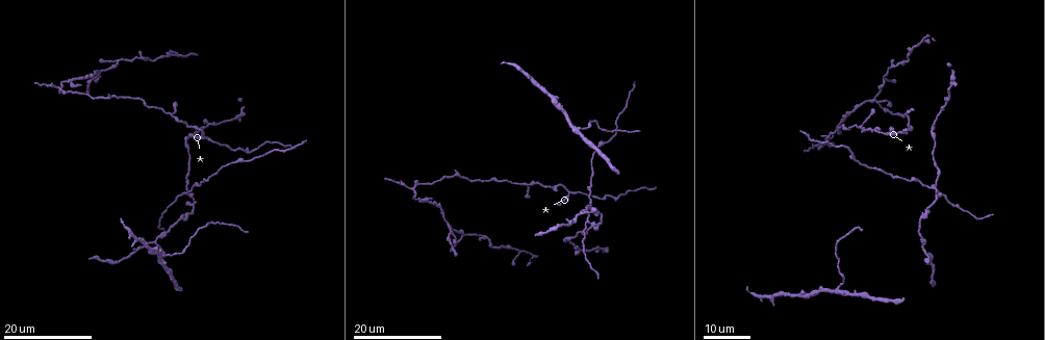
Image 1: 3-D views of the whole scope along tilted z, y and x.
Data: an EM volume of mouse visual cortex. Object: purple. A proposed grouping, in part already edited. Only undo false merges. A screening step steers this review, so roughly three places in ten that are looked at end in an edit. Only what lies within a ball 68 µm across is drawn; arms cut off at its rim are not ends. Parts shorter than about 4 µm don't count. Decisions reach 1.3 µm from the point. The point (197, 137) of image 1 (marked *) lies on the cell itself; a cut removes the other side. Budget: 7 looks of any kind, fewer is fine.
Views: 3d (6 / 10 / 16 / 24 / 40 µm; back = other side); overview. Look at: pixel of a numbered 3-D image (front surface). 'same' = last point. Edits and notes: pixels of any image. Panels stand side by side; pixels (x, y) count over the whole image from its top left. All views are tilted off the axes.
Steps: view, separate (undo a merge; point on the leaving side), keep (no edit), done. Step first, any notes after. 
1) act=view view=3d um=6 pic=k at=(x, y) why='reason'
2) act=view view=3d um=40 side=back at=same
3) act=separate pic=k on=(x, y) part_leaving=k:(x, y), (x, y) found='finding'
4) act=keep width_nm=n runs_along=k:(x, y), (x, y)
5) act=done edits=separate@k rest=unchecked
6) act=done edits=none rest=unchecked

act=view view=3d um=16 pic=1 at=(204, 139)

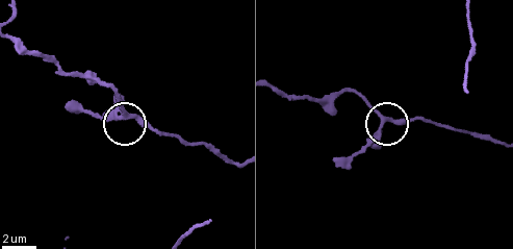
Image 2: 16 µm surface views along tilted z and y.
act=view view=3d um=6 pic=2 at=(127, 118) why='zoom in'

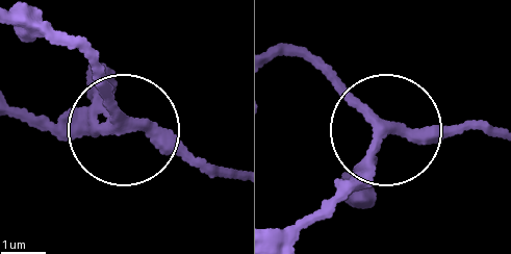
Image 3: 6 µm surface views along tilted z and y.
act=keep side_arm_um=26 runs_along=3:(327, 205), (385, 138), (500, 127) found='continuous, no second cell'

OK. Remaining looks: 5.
act=view view=3d um=16 pic=1 at=(60, 88) why='looks like a crossing'

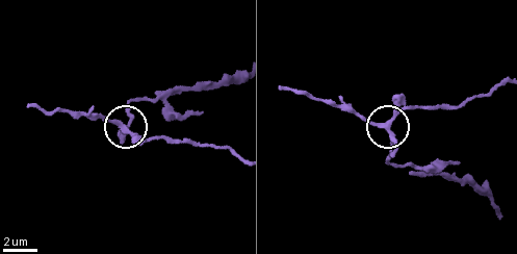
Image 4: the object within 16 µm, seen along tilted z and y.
act=view view=3d um=6 pic=4 at=(121, 129)

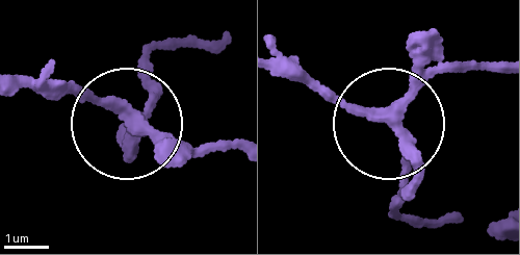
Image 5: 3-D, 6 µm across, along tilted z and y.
act=keep width_nm=240 runs_along=5:(495, 66), (456, 64), (399, 116), (376, 121), (283, 75) found='all the same cell'

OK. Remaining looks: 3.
act=view view=3d um=16 pic=1 at=(450, 229) why='arms part here'

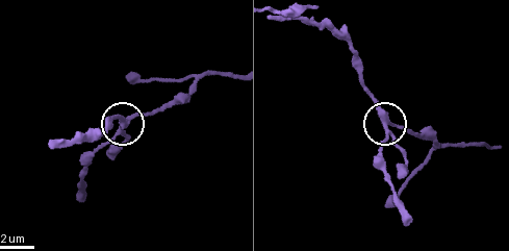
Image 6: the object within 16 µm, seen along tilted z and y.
act=view view=3d um=10 pic=6 at=(386, 122)

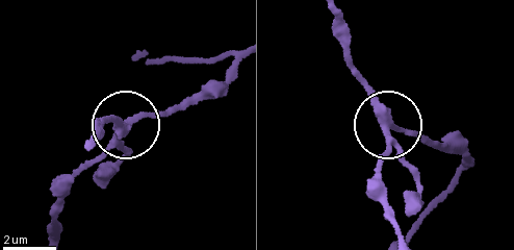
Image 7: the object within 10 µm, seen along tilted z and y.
act=keep runs_along=7:(332, 10), (388, 124), (390, 142), (380, 156) found='one cell here'

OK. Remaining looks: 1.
act=done edits=none rest=unchecked

